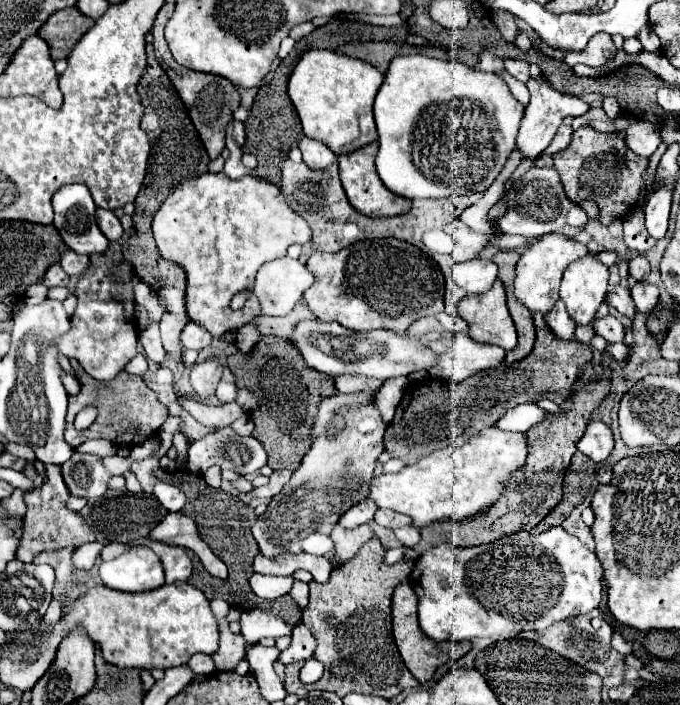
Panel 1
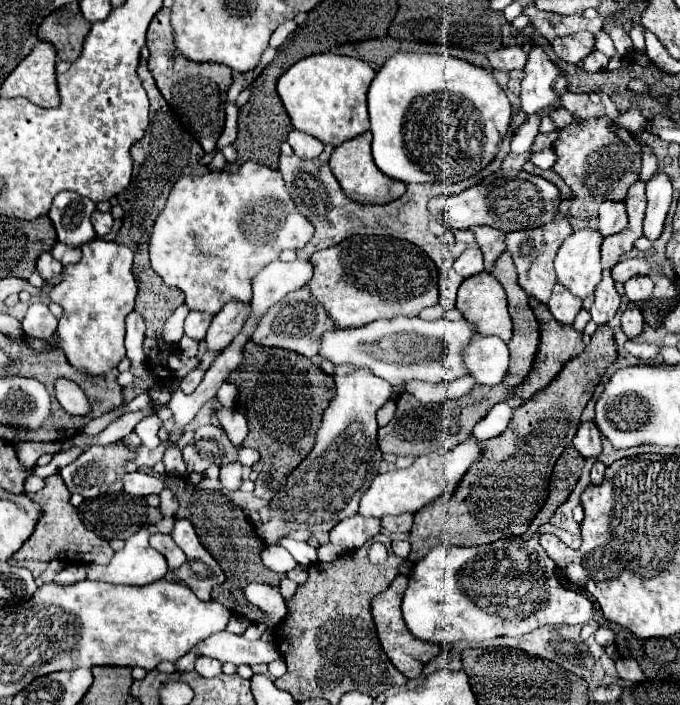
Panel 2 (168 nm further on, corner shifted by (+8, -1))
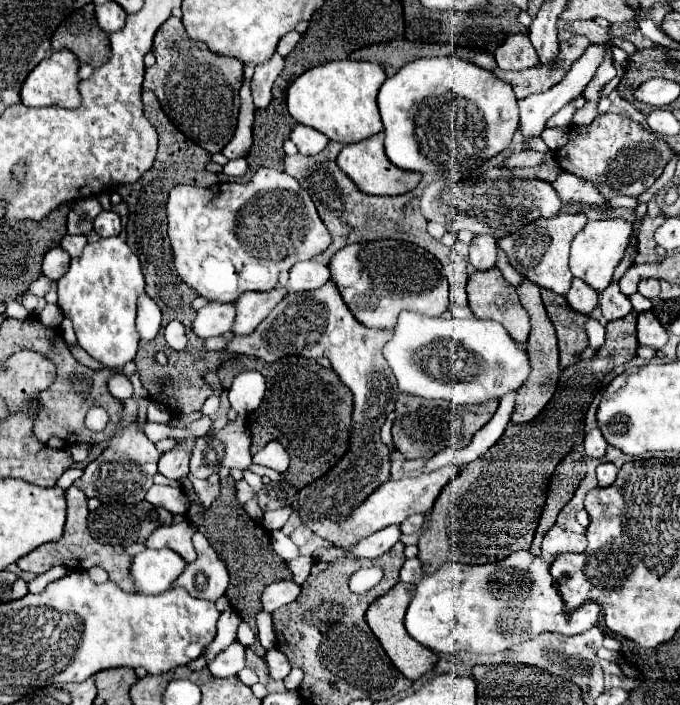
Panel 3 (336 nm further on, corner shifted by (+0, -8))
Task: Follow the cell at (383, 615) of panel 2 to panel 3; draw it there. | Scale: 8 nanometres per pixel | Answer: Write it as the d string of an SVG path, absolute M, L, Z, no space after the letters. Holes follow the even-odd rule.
M398 582L394 588L388 590L386 596L380 596L376 598L368 610L366 610L366 622L370 626L370 630L374 632L374 636L380 640L384 652L388 654L388 658L392 660L392 664L406 676L410 678L412 682L418 680L424 672L428 672L436 662L438 662L438 656L434 652L430 652L428 648L424 648L422 644L418 644L404 628L404 614L406 614L406 608L412 600L412 594L414 594L414 584L406 584L406 582Z

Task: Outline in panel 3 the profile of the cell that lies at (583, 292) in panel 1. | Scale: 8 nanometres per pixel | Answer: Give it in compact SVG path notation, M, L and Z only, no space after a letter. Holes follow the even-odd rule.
M606 218L606 220L588 222L572 242L572 250L570 250L572 274L582 278L594 290L602 292L610 284L614 268L620 264L620 260L628 248L630 236L632 236L632 222L628 222L624 218Z

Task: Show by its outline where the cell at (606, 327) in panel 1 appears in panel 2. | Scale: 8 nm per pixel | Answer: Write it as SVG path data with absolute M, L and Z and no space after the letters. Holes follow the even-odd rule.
M604 271L604 277L598 283L594 297L596 299L590 309L590 315L592 315L592 321L600 327L600 325L606 325L618 313L618 307L620 307L620 295L614 289L614 279L610 271Z

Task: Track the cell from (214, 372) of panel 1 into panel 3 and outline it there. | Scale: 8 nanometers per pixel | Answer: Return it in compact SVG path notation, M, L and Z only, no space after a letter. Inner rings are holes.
M276 286L274 290L268 292L248 292L242 294L242 298L236 300L236 322L232 332L234 334L252 334L254 328L270 314L270 310L286 296L286 288Z

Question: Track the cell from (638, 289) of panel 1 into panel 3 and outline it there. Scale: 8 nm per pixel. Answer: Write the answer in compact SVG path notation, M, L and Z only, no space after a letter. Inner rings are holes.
M648 278L648 280L642 280L640 286L638 286L638 292L646 298L656 298L660 294L660 280L658 278Z

